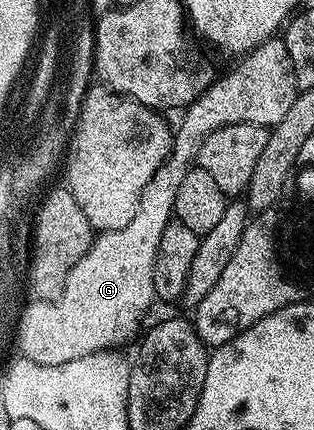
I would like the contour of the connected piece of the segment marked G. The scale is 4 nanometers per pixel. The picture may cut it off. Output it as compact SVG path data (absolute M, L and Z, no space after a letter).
M276 36L263 42L257 49L242 59L236 70L225 78L216 77L211 85L203 91L201 97L193 100L191 105L182 111L183 119L179 122L179 130L174 131L171 143L171 154L164 160L163 166L157 170L153 180L145 188L139 201L139 210L122 229L102 231L91 243L90 250L70 269L69 277L62 290L62 296L54 302L36 299L32 305L22 309L17 320L16 337L19 336L20 355L39 365L55 365L87 357L95 352L119 346L127 336L137 328L141 318L155 300L153 288L153 264L156 262L158 245L161 244L162 233L175 213L177 188L181 188L181 180L185 180L188 170L199 157L201 144L214 130L220 130L233 124L257 124L268 128L278 124L285 112L293 104L297 93L295 69L289 60L289 52L285 48L282 37Z

